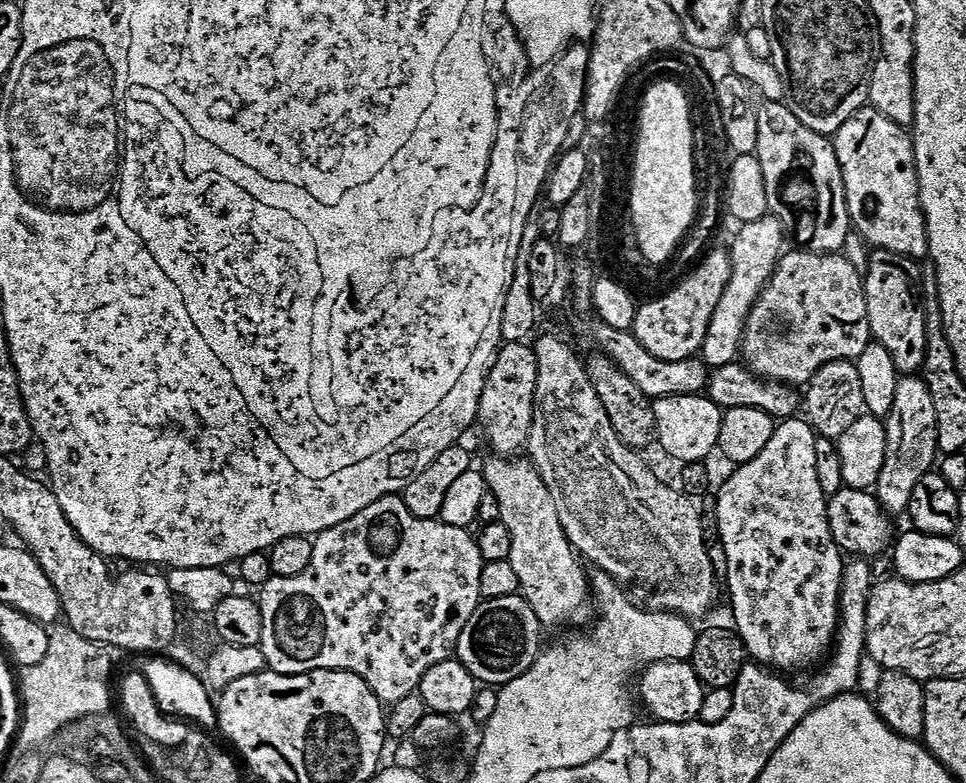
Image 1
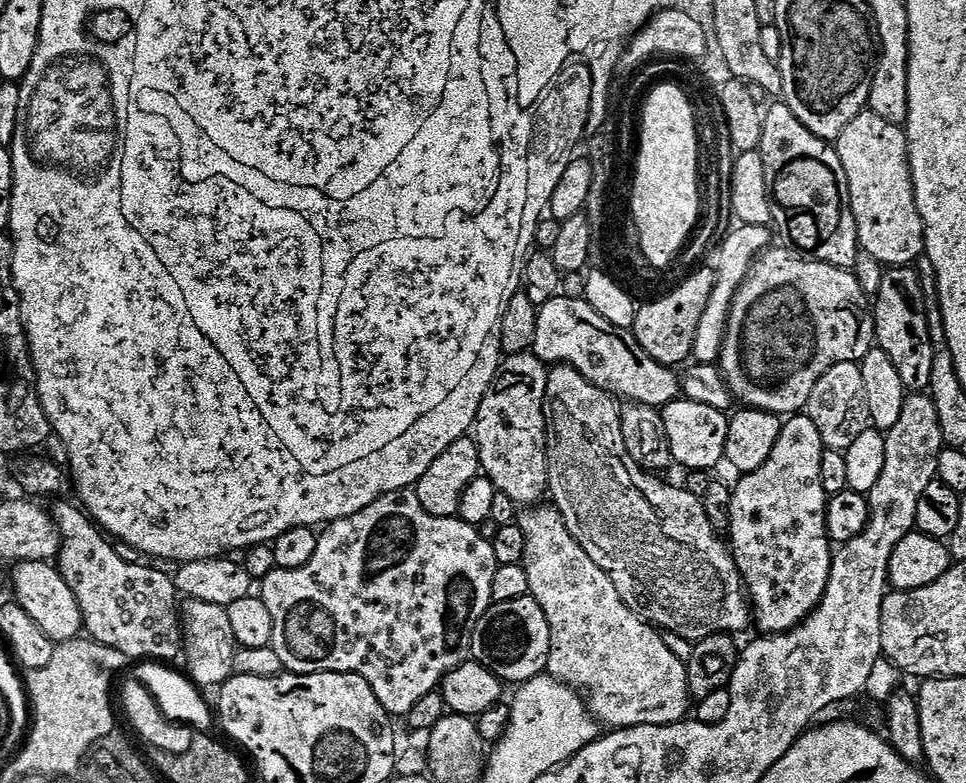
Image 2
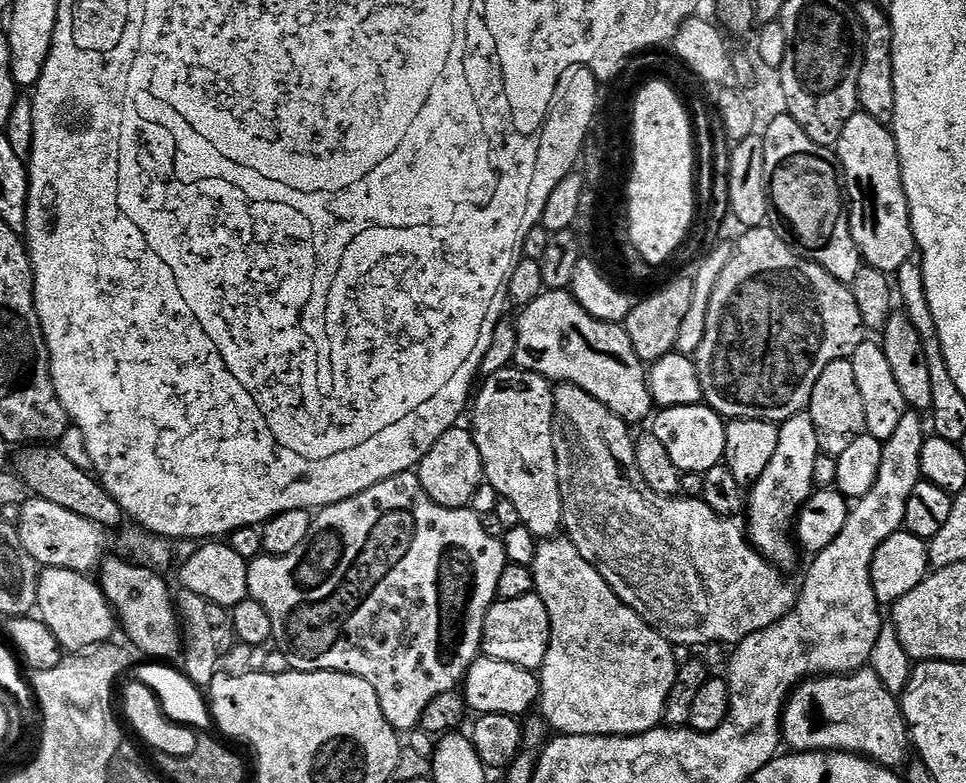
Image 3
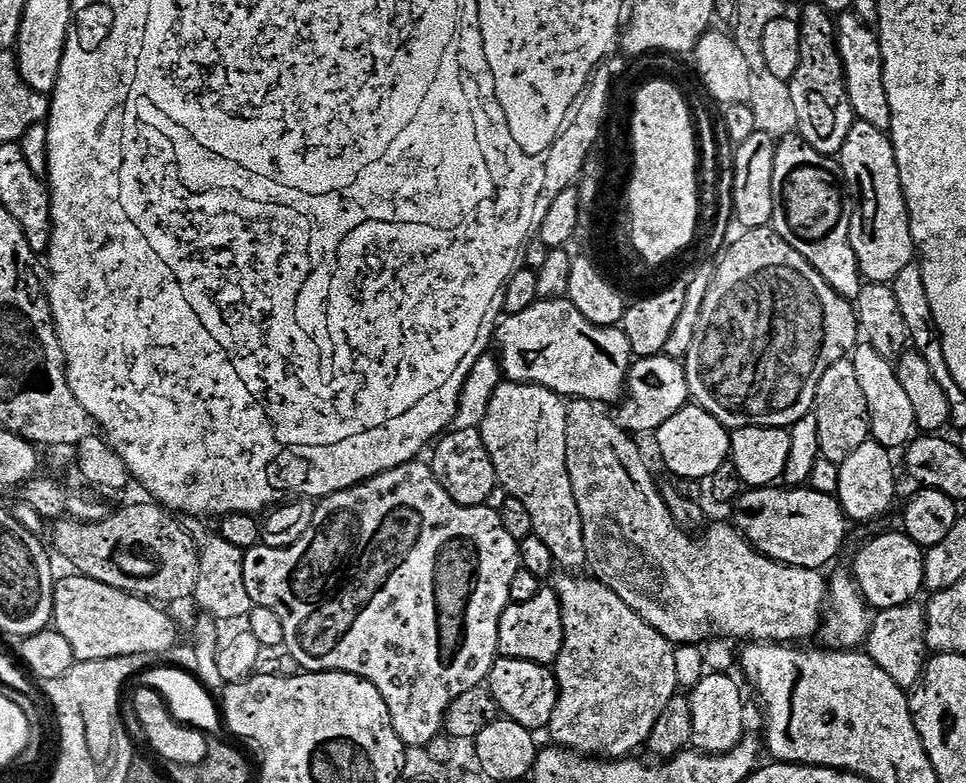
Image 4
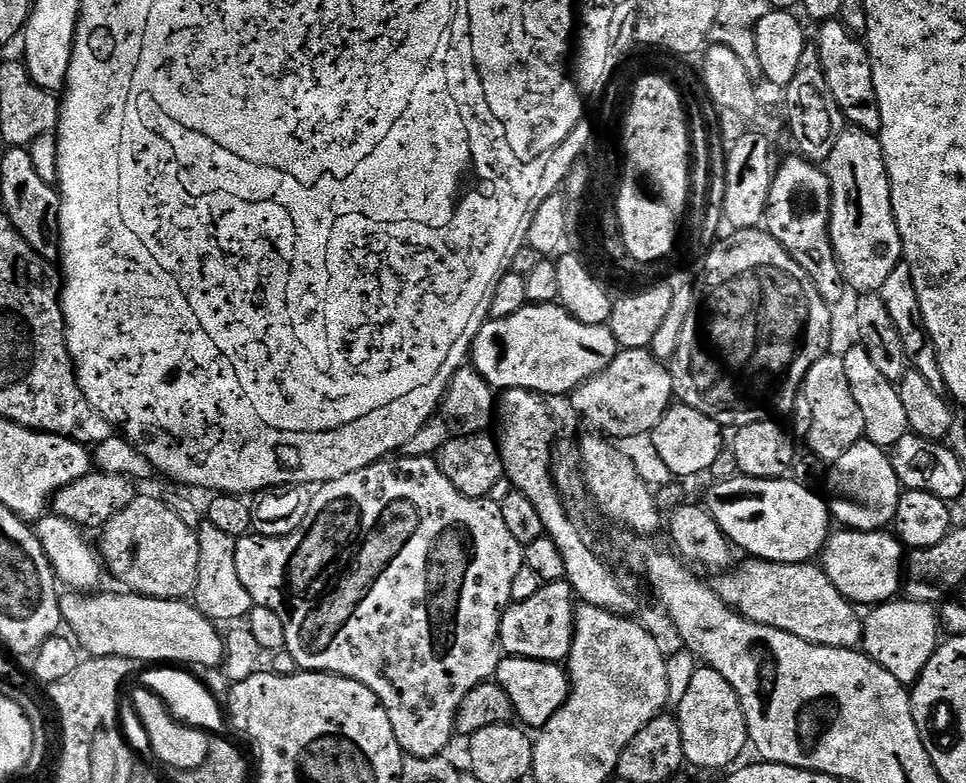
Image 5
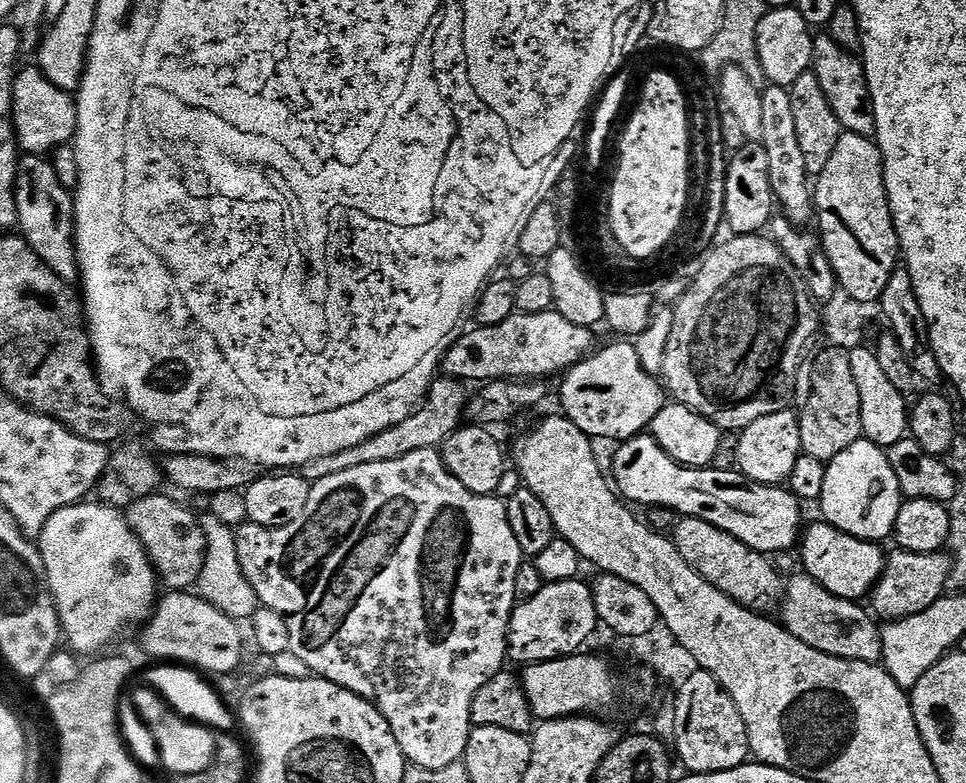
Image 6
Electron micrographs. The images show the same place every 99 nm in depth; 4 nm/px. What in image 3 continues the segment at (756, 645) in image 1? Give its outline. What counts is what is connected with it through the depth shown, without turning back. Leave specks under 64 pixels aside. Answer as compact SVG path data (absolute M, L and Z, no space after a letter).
M791 416L779 425L778 450L770 460L770 466L751 485L746 500L746 535L753 548L770 564L781 570L789 570L796 564L798 544L794 539L794 525L800 509L814 491L814 462L822 455L818 442L818 430L814 430L811 416Z

